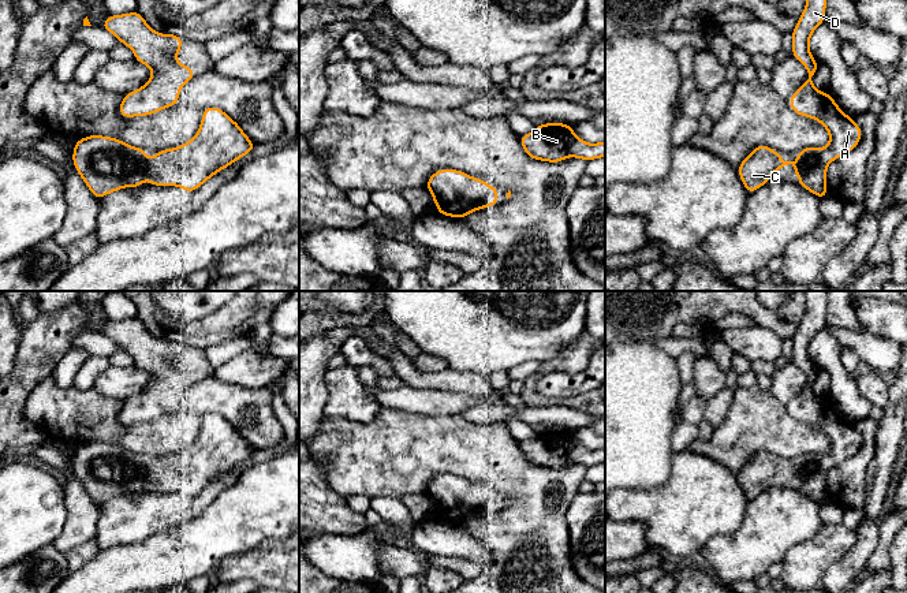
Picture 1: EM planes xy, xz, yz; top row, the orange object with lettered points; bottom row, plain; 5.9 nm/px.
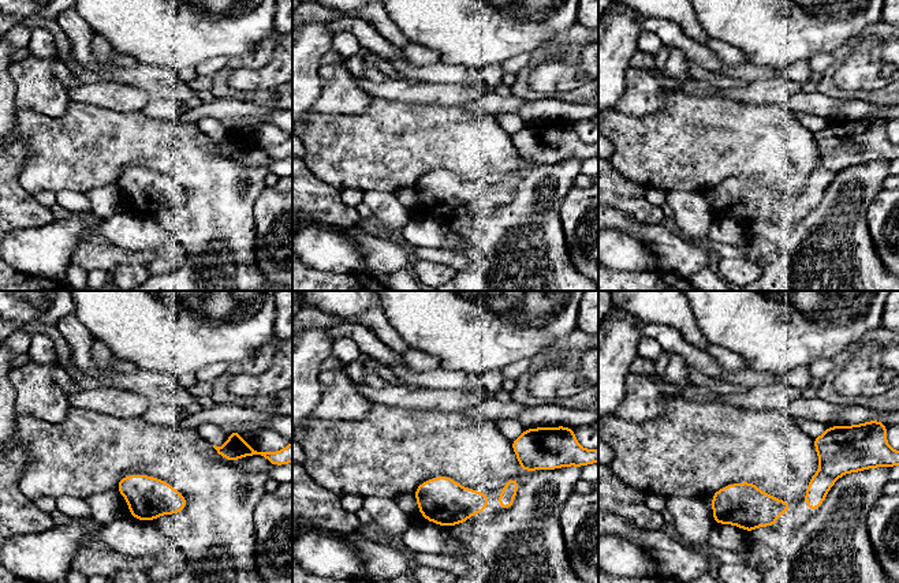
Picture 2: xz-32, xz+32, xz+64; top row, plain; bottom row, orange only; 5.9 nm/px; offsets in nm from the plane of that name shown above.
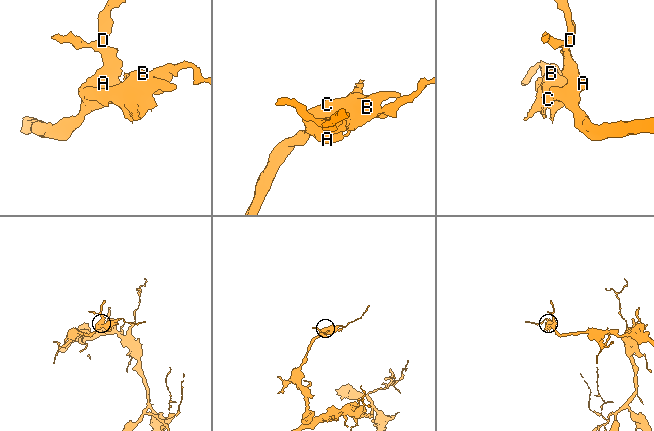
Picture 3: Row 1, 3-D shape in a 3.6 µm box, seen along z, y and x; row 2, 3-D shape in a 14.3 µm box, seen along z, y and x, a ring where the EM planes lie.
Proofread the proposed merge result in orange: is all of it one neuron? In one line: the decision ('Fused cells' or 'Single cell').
Single cell

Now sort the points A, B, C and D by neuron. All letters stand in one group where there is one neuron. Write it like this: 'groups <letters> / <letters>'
groups A B C D

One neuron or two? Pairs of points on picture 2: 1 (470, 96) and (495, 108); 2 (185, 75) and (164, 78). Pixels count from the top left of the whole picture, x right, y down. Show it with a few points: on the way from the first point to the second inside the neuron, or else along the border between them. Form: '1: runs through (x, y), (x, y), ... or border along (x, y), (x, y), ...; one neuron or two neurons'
1: border along (498, 89), (463, 105); two neurons
2: border along (175, 71), (187, 85); two neurons

